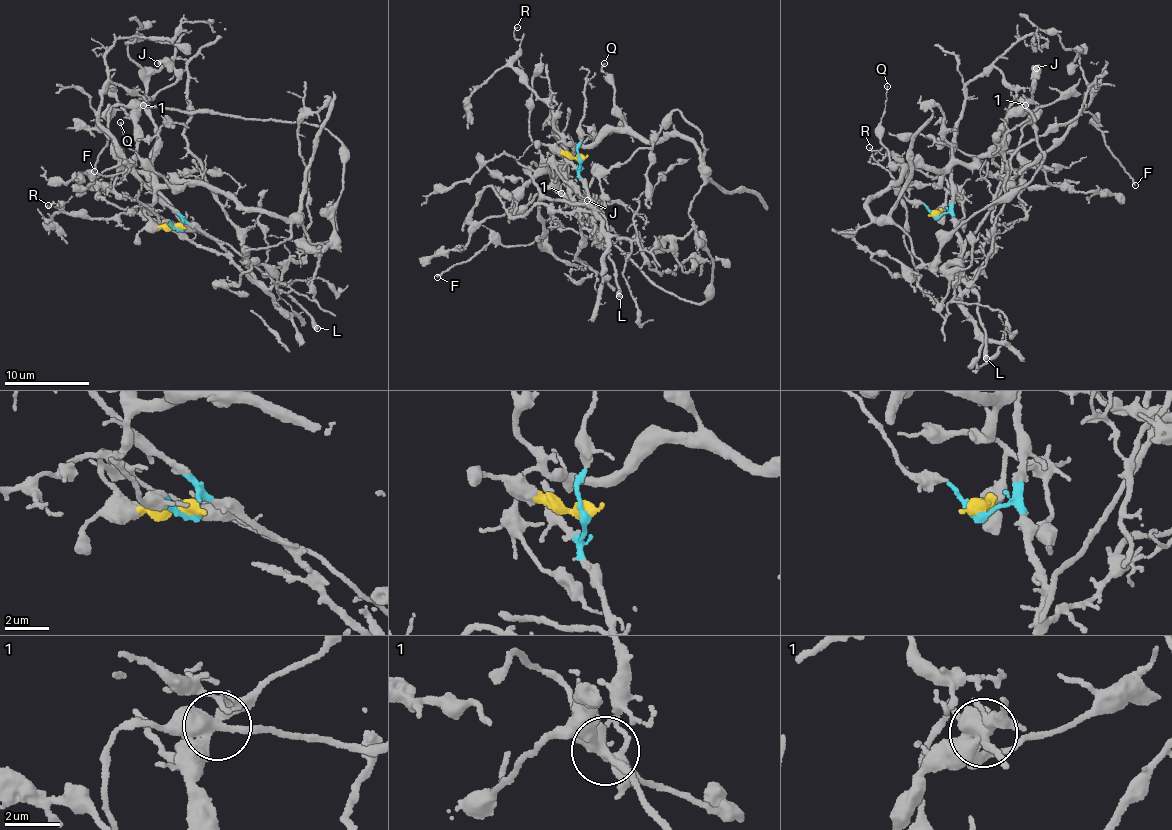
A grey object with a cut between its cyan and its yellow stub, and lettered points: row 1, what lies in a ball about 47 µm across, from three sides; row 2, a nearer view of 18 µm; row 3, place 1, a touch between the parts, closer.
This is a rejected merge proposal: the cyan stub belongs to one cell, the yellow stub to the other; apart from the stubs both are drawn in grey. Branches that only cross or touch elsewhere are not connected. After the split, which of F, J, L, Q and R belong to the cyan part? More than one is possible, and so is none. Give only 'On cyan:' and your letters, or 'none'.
On cyan: F, L

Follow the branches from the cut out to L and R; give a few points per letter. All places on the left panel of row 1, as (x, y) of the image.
L: (181, 228), (184, 220), (223, 244), (232, 246), (273, 280), (275, 287), (292, 298), (318, 328)
R: (181, 228), (155, 223), (145, 215), (145, 207), (107, 218), (72, 216), (62, 205), (48, 205)

